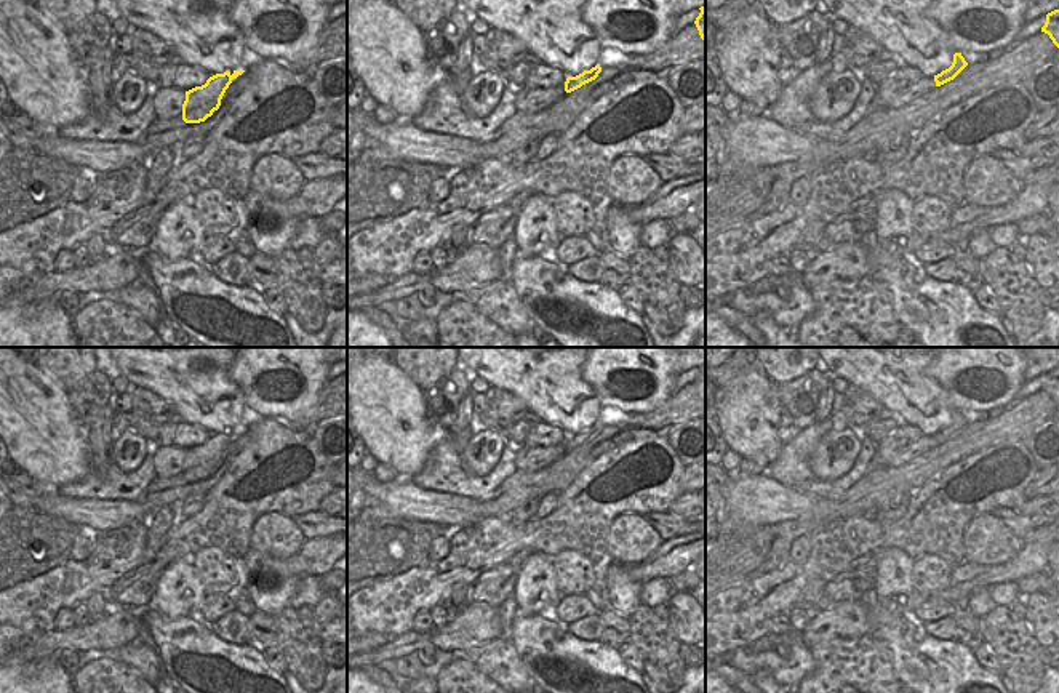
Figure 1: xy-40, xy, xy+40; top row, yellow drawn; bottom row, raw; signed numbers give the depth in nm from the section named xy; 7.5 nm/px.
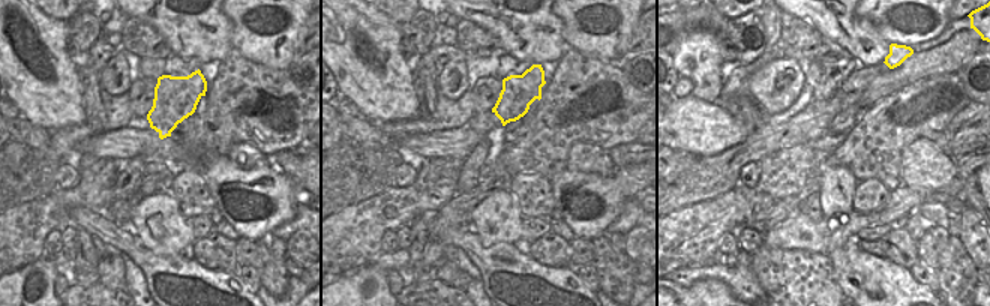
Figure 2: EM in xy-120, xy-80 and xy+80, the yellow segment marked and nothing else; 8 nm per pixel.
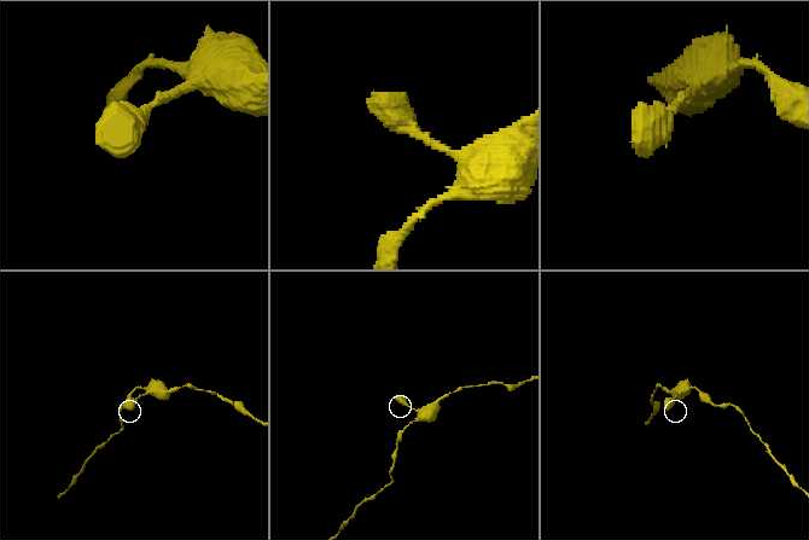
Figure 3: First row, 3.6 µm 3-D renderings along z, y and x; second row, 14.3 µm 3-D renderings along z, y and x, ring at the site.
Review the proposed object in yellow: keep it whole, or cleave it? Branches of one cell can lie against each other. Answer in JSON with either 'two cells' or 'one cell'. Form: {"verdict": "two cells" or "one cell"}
{"verdict": "one cell"}

